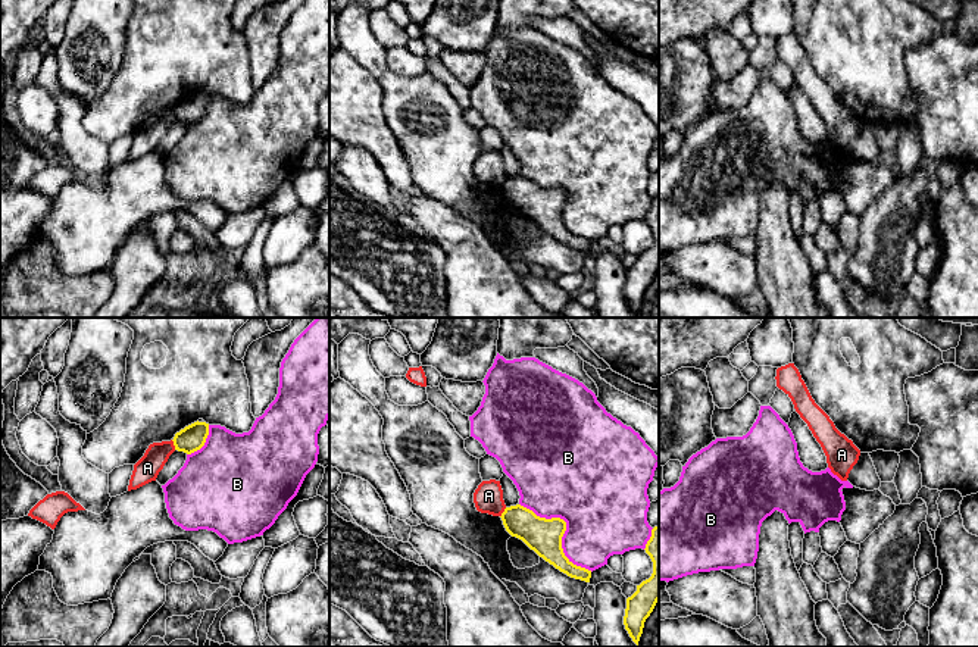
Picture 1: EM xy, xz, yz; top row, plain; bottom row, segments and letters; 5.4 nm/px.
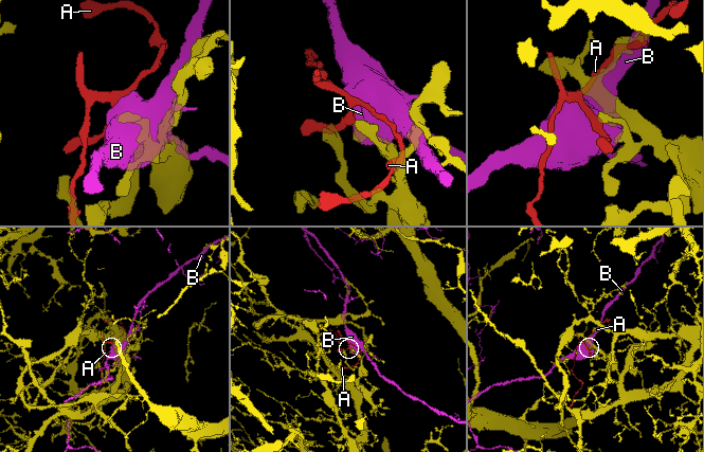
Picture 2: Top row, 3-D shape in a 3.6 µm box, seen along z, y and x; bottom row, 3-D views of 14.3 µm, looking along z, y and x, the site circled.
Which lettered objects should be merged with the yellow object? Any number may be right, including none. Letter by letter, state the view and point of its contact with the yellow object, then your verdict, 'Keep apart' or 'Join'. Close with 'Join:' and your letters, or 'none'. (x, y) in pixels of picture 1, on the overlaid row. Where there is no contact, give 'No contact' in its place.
A: Touches yellow at xy (174, 444). Keep apart
B: Touches yellow at xz (565, 530). Keep apart
Join: none

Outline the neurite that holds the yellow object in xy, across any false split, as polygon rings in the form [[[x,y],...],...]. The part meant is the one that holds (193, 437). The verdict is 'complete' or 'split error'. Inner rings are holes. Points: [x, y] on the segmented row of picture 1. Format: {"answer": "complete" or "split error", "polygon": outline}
{"answer": "complete", "polygon": [[[197,421],[176,432],[172,441],[175,450],[191,454],[204,446],[207,435],[209,423]]]}

